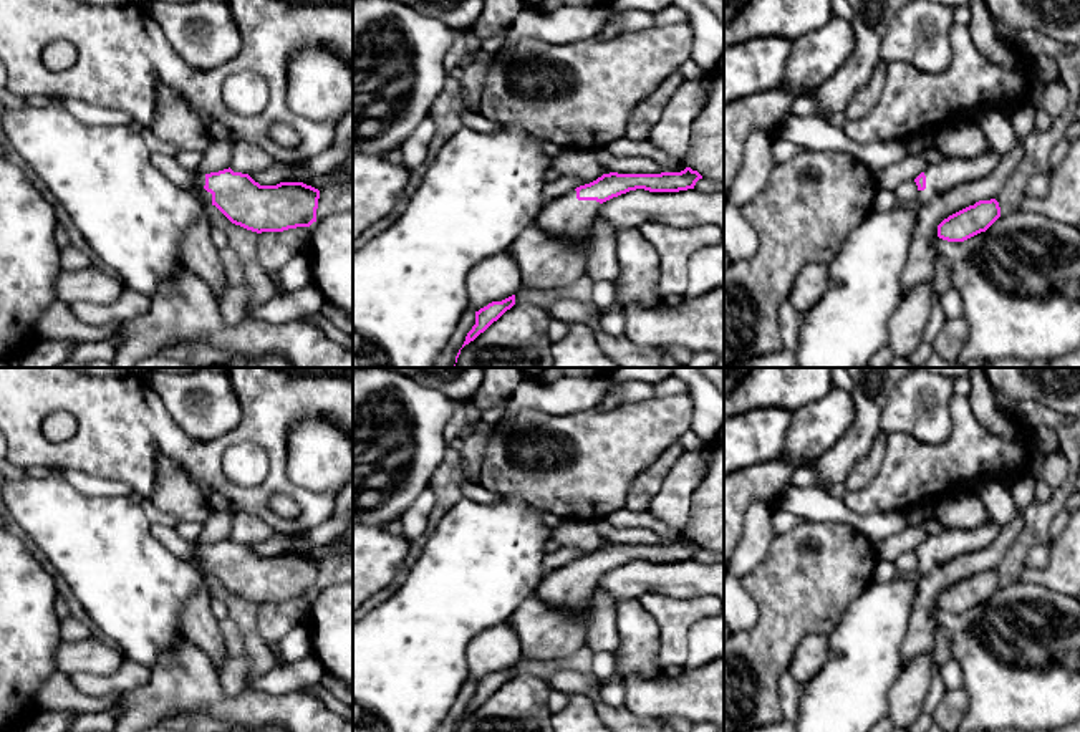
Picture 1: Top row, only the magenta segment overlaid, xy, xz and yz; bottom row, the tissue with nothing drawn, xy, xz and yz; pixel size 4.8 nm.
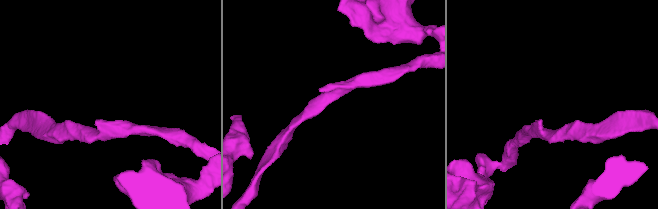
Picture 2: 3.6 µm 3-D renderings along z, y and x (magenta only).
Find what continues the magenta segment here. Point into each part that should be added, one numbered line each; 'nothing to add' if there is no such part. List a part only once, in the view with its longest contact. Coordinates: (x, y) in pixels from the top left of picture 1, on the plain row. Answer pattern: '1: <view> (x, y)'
1: xz (565, 587)

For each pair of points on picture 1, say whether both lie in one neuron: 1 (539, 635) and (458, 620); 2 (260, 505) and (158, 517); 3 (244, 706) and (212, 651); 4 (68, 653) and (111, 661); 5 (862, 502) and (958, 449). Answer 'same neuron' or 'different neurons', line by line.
1: different neurons
2: different neurons
3: different neurons
4: same neuron
5: same neuron

